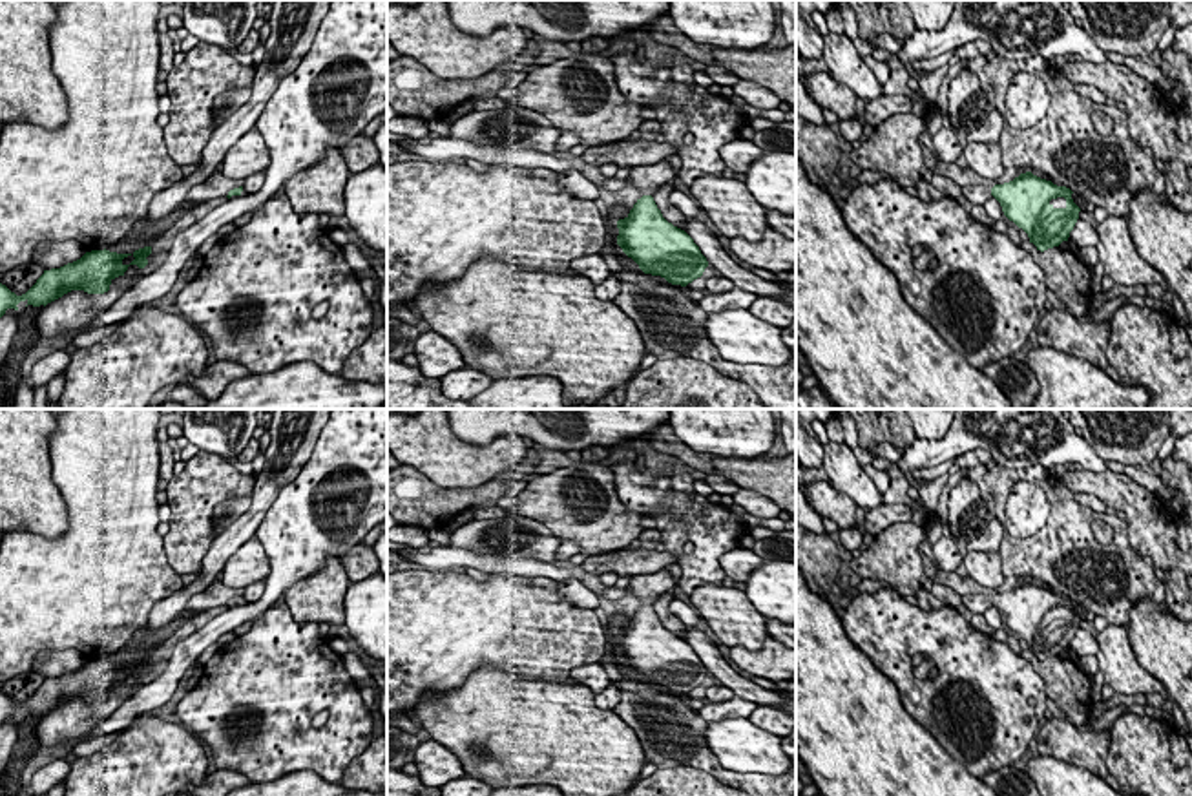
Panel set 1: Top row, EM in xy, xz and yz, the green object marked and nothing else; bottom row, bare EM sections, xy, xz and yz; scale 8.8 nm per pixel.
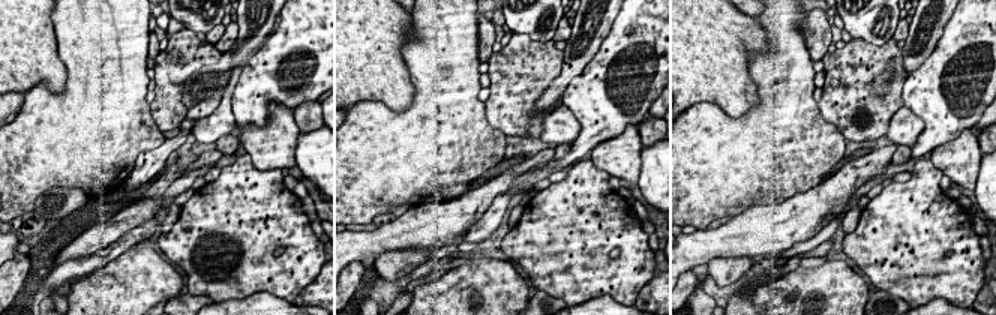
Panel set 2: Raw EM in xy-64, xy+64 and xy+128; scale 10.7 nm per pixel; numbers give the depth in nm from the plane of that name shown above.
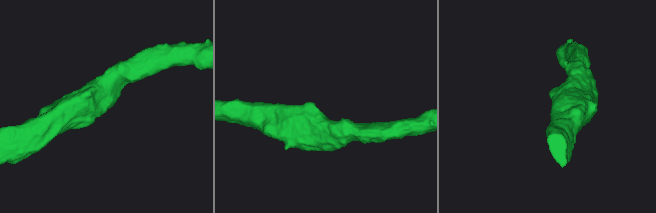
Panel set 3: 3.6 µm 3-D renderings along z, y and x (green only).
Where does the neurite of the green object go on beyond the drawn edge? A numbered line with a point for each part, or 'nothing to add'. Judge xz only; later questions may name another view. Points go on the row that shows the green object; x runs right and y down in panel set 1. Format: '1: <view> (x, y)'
1: xz (647, 179)

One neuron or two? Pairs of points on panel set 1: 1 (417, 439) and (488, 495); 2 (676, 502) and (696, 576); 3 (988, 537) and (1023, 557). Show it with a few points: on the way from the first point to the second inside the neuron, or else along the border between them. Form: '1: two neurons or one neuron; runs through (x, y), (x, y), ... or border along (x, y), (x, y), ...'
1: two neurons; border along (515, 464), (475, 486), (439, 488), (433, 484)
2: one neuron; runs through (692, 521), (701, 530), (701, 557)
3: two neurons; border along (1004, 532), (997, 550)

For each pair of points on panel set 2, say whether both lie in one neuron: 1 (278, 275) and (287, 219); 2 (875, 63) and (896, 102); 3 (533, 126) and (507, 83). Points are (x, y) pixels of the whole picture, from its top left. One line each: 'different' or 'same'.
1: same
2: same
3: same

